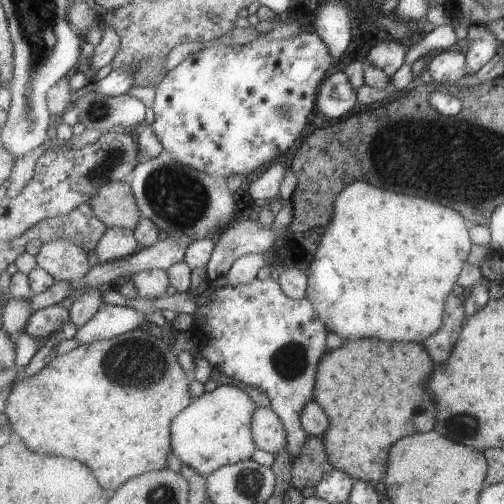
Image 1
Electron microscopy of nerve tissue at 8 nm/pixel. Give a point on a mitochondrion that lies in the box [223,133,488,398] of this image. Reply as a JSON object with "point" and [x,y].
{"point":[291,361]}

